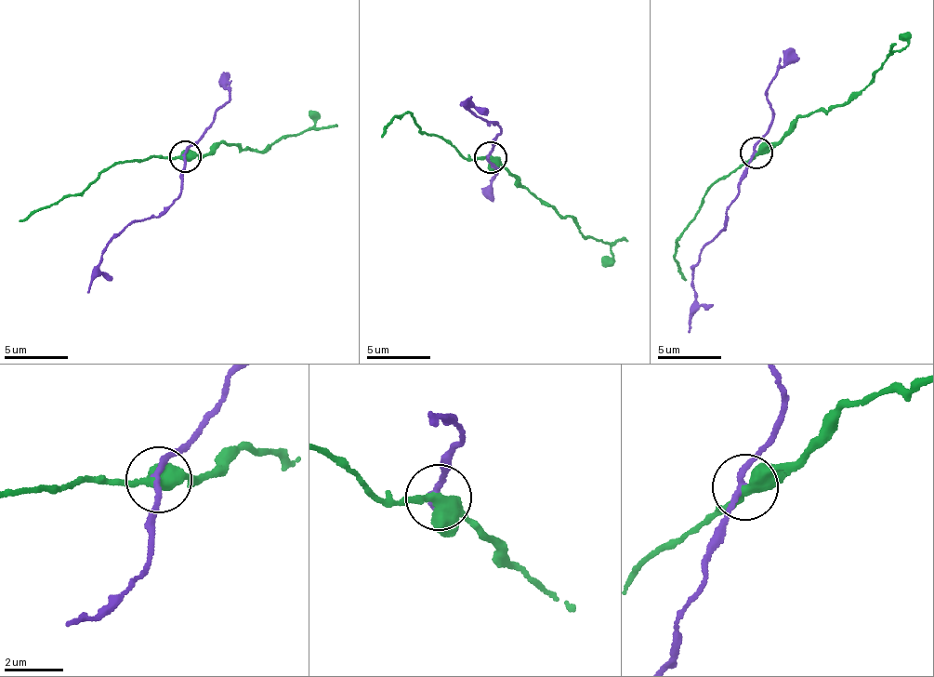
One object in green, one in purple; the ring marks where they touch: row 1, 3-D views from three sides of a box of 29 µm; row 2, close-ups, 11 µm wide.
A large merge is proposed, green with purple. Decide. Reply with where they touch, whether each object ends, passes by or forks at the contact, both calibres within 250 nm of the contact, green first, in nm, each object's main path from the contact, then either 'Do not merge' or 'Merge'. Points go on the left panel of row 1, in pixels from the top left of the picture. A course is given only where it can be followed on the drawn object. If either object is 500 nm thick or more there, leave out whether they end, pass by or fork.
Place: (185, 156). At the ring green passes by. At the ring purple passes by. Thickness 440 nm (green) against 170 nm. Course of green: (185, 156), (207, 156), (223, 142), (267, 153), (274, 143), (313, 130), (315, 122), (309, 110). Course of purple: (182, 155), (181, 192), (155, 217), (133, 219), (116, 237), (100, 256), (100, 274), (89, 291). Do not merge

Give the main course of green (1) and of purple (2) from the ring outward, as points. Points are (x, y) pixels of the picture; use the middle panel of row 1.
1: (491, 158), (515, 173), (524, 187), (560, 215), (577, 218), (583, 235), (611, 243), (612, 259), (600, 265)
2: (488, 157), (501, 135), (497, 125), (471, 114), (464, 103), (463, 107), (472, 102), (471, 96)

